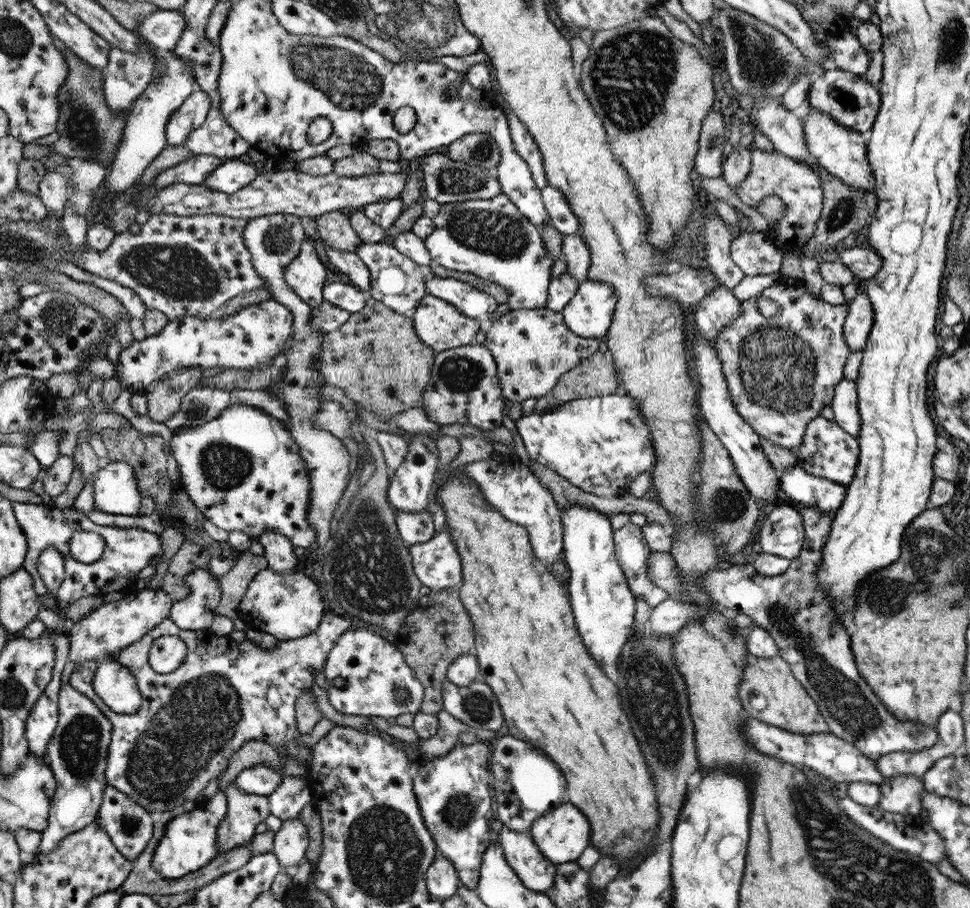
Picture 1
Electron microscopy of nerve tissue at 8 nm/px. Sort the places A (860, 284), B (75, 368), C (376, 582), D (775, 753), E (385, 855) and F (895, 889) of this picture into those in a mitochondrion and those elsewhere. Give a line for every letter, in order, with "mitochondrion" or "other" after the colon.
A: other
B: other
C: mitochondrion
D: other
E: mitochondrion
F: mitochondrion

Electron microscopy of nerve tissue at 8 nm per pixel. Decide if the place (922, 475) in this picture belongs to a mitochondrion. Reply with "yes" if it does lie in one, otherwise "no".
no

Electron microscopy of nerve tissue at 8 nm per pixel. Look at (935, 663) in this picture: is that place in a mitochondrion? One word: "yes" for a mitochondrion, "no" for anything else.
no

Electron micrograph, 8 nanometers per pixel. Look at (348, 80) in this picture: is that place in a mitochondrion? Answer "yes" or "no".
yes

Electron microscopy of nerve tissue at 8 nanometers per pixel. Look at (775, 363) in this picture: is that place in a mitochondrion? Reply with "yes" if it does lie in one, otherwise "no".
yes

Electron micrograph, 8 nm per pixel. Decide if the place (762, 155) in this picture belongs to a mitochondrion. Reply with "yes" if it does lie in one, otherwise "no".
no

